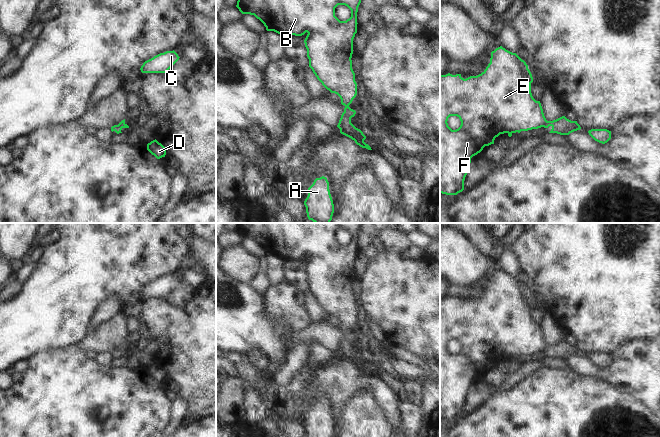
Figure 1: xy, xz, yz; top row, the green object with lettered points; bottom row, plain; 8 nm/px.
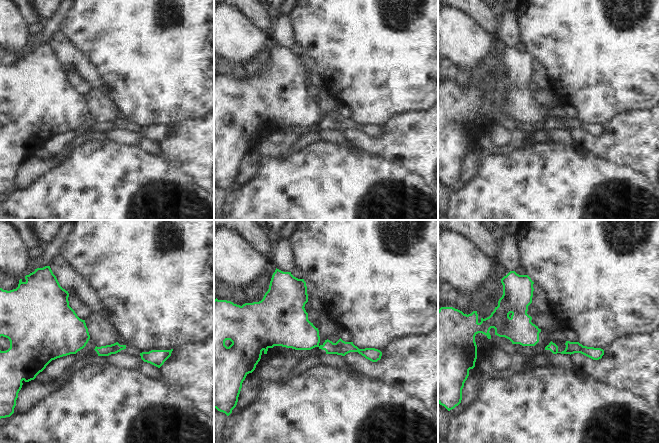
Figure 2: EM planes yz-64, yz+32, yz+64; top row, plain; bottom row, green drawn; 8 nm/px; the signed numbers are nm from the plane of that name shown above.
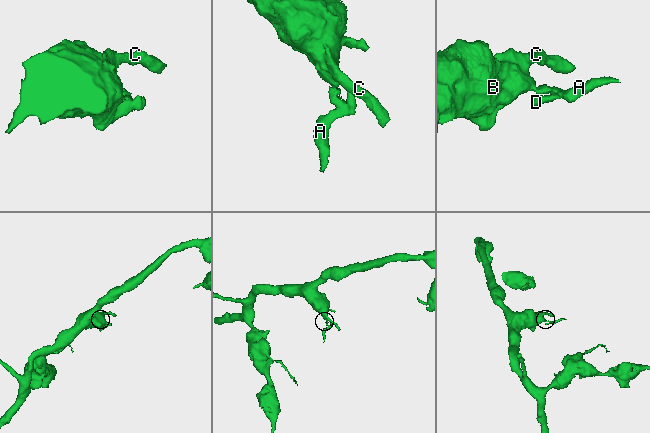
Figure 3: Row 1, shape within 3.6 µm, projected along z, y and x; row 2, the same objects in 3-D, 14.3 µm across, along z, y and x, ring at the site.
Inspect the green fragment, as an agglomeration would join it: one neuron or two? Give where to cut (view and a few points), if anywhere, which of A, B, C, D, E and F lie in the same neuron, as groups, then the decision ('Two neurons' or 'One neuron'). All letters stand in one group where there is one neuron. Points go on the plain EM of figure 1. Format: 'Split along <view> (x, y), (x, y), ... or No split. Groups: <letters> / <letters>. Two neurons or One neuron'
Split along yz (547, 345), (543, 350). Groups: A D / B C E F. Two neurons

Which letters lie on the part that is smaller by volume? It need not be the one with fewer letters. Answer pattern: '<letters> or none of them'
A, D

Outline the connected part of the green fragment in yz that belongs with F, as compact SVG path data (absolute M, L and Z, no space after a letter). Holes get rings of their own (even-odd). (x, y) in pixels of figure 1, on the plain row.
M502 270L491 276L490 287L486 293L477 300L466 303L461 298L440 298L440 417L457 419L464 414L464 404L468 397L471 382L480 377L485 370L494 368L500 358L528 355L544 351L547 344L544 340L540 325L536 325L531 317L533 301L528 289L516 277L512 277ZM457 340L461 349L452 354L448 350L448 342Z

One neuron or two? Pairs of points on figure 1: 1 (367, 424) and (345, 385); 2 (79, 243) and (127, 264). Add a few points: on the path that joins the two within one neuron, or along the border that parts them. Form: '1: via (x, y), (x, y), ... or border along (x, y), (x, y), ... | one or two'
1: border along (376, 403), (367, 392), (357, 394), (338, 417) | two
2: via (91, 243), (106, 243), (115, 252) | one

